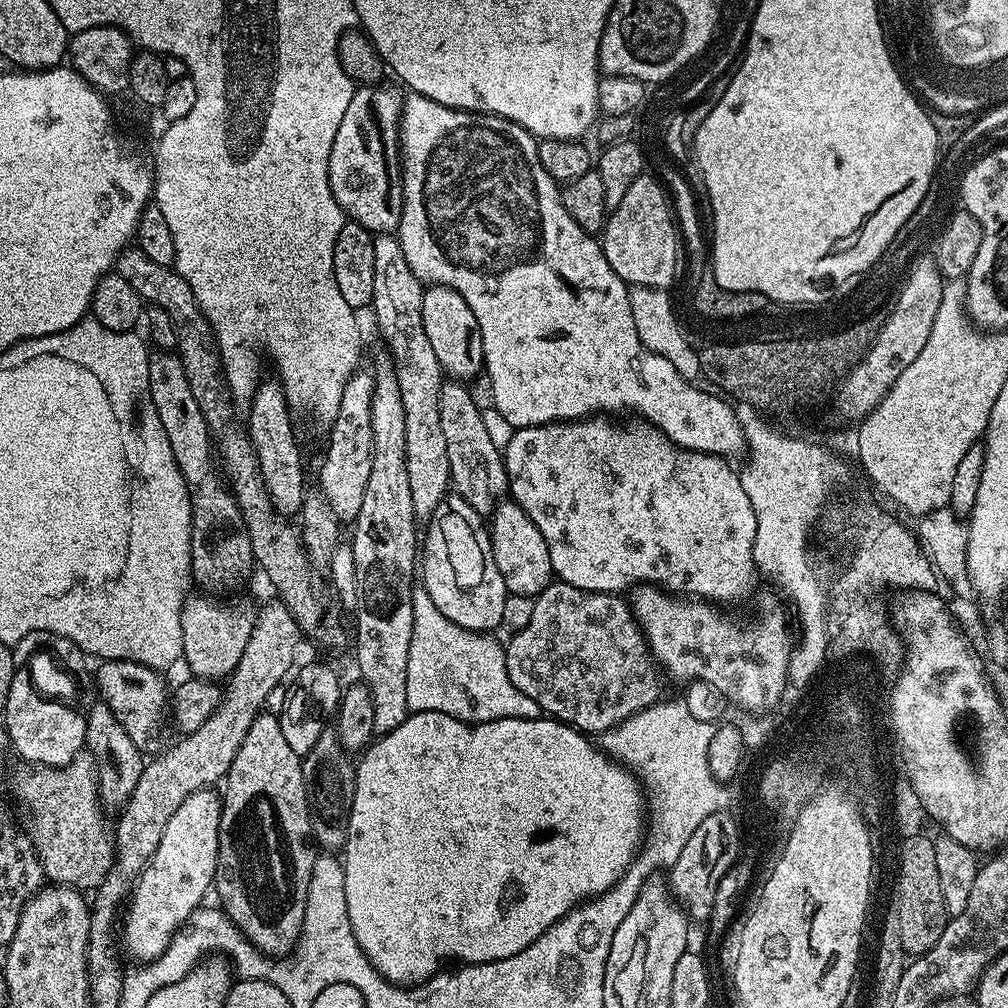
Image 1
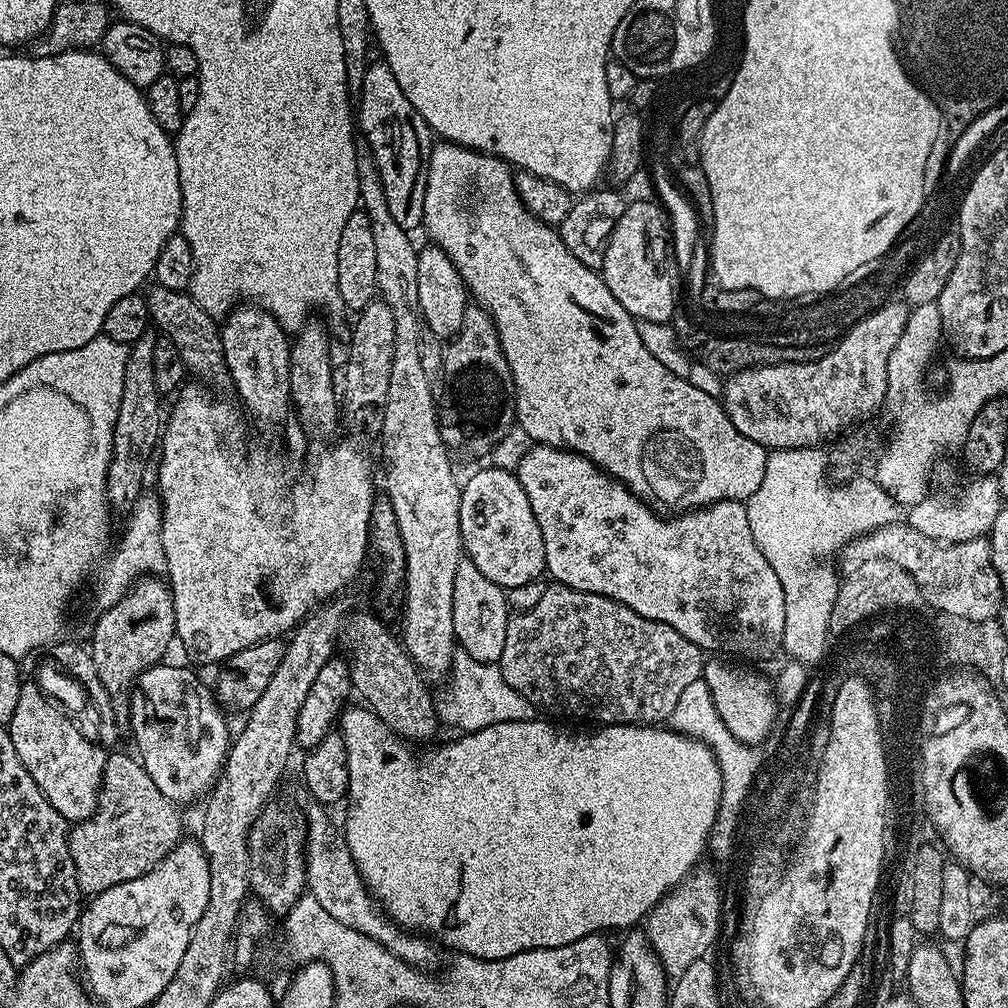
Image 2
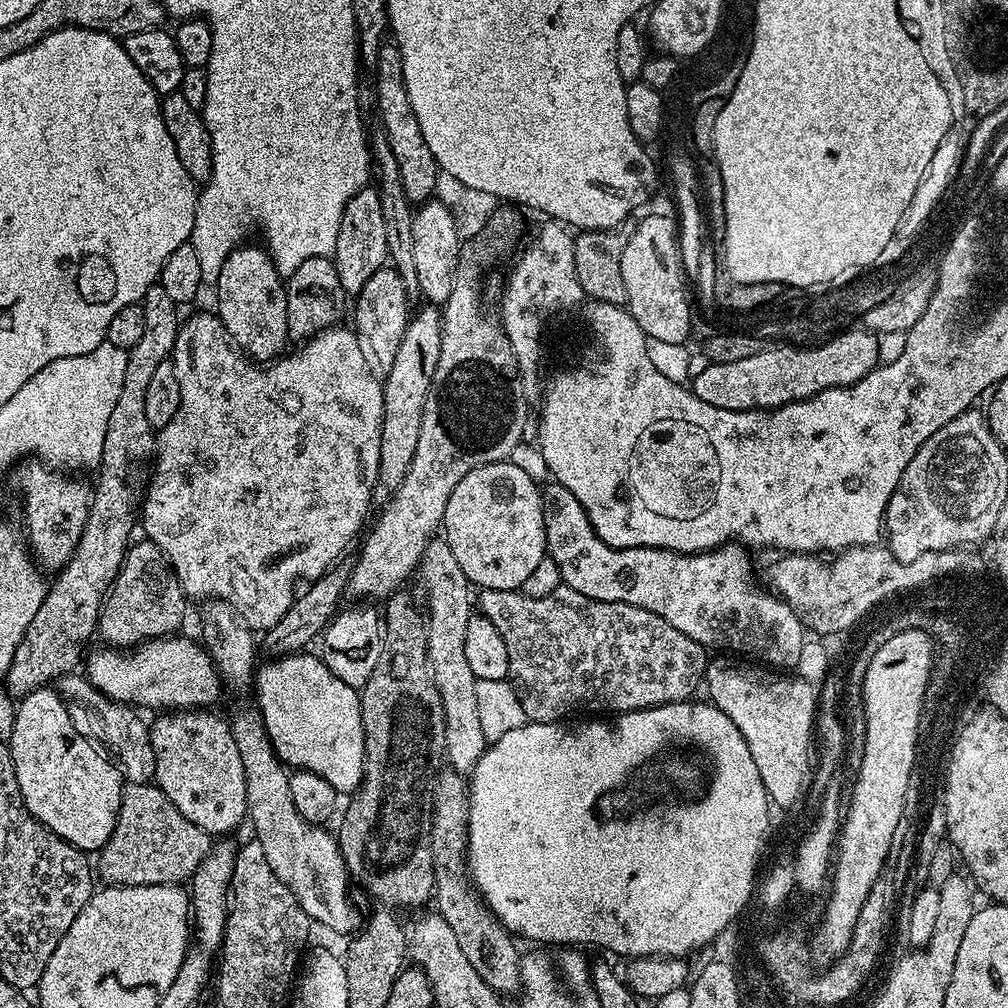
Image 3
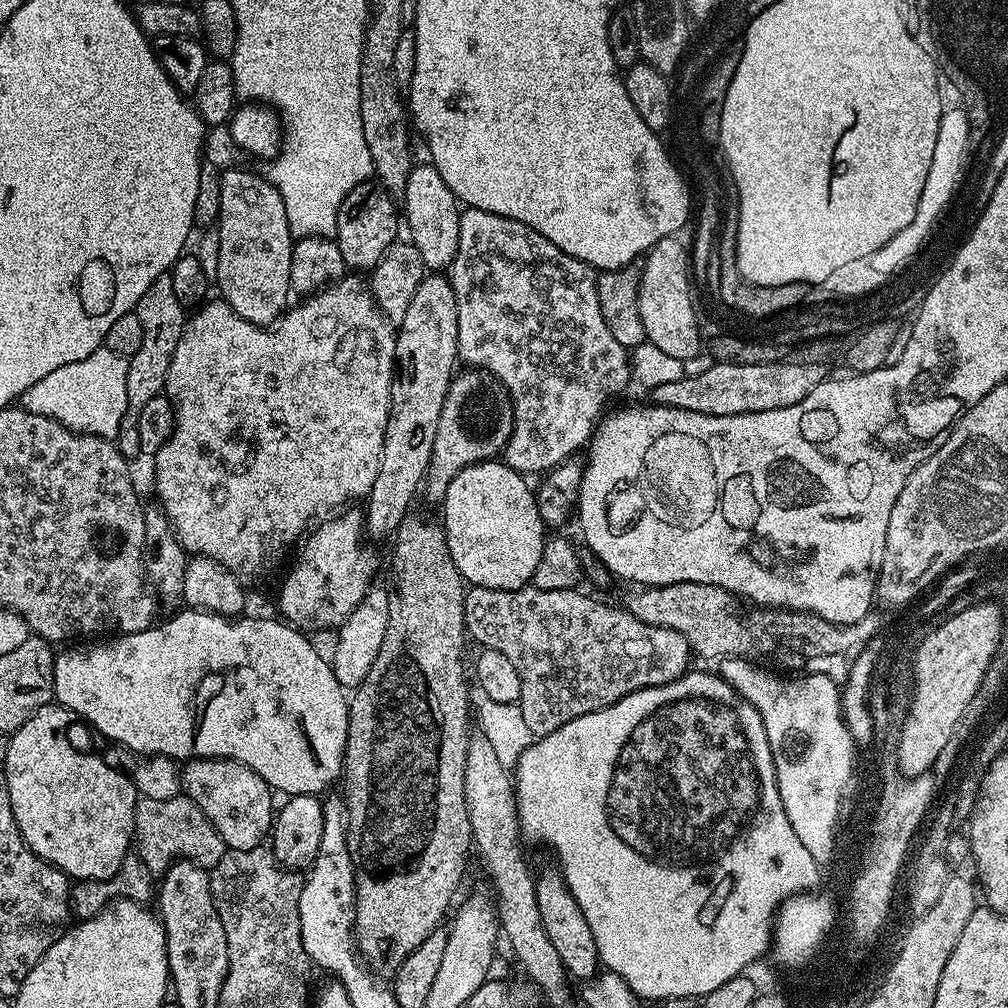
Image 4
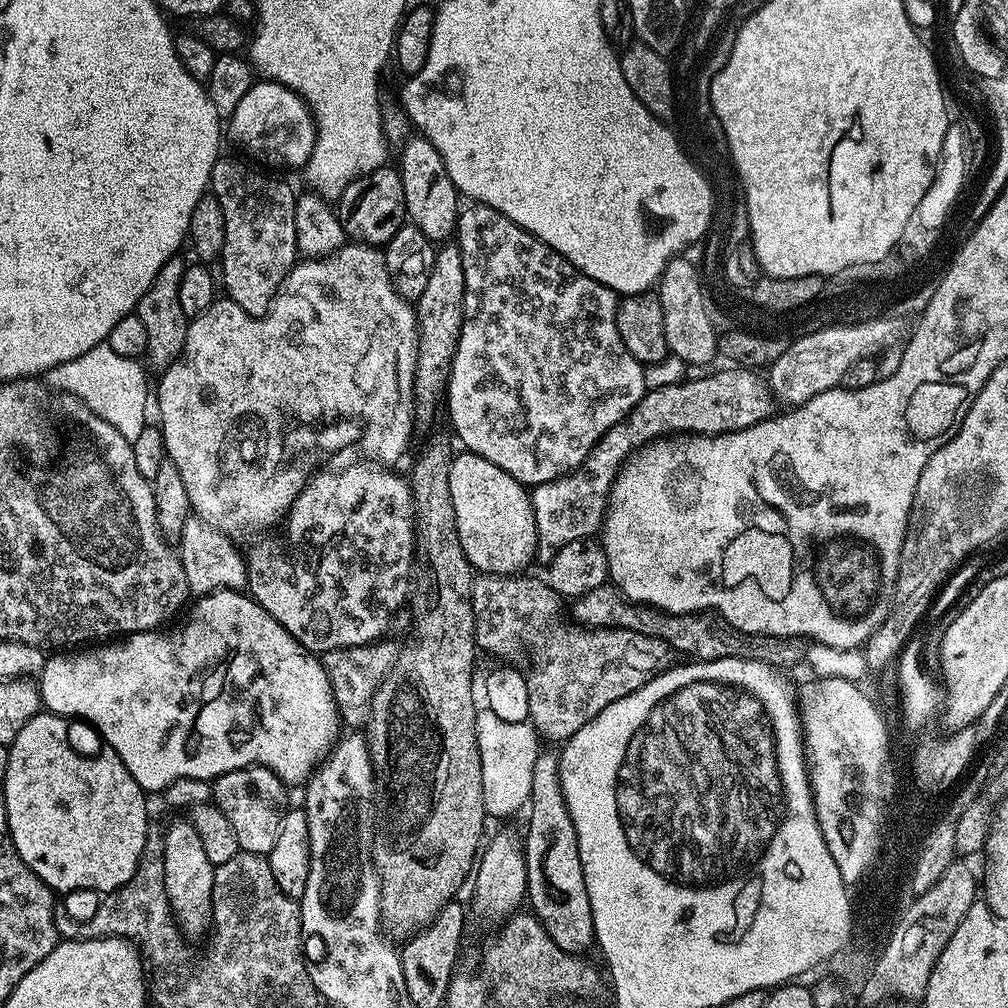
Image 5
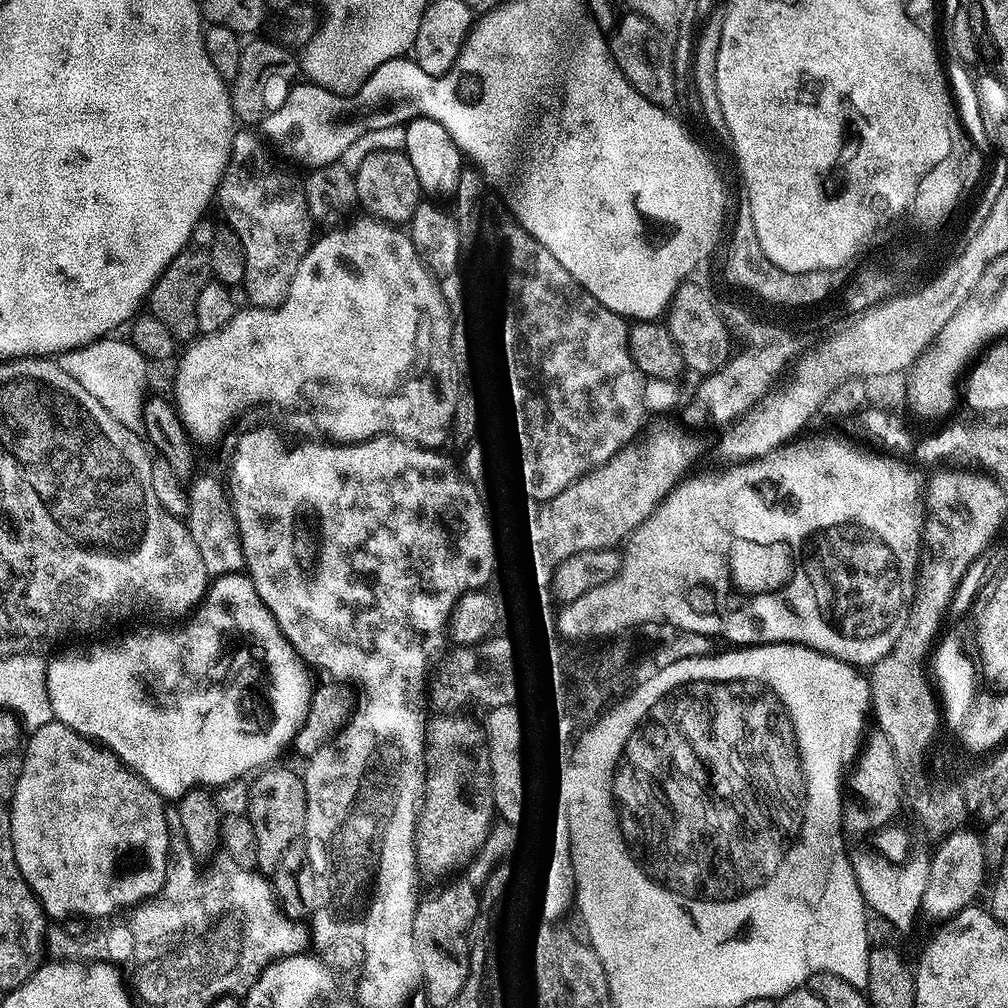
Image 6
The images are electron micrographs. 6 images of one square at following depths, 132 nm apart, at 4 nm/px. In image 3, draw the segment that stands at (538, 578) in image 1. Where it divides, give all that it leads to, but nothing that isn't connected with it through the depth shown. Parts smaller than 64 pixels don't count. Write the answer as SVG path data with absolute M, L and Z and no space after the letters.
M509 462L470 470L470 474L454 486L454 494L450 494L446 506L444 524L462 574L466 574L477 589L494 592L523 589L530 574L546 557L546 504L542 496L540 500L539 490L525 468Z

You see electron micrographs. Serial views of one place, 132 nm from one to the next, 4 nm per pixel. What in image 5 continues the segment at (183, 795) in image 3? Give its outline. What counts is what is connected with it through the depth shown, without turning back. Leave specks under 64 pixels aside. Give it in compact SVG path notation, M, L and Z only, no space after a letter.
M249 766L235 768L233 772L216 777L212 788L212 800L216 807L222 810L222 814L226 814L226 822L234 826L240 851L267 857L274 842L278 842L282 818L290 807L288 792L289 789L270 769Z

